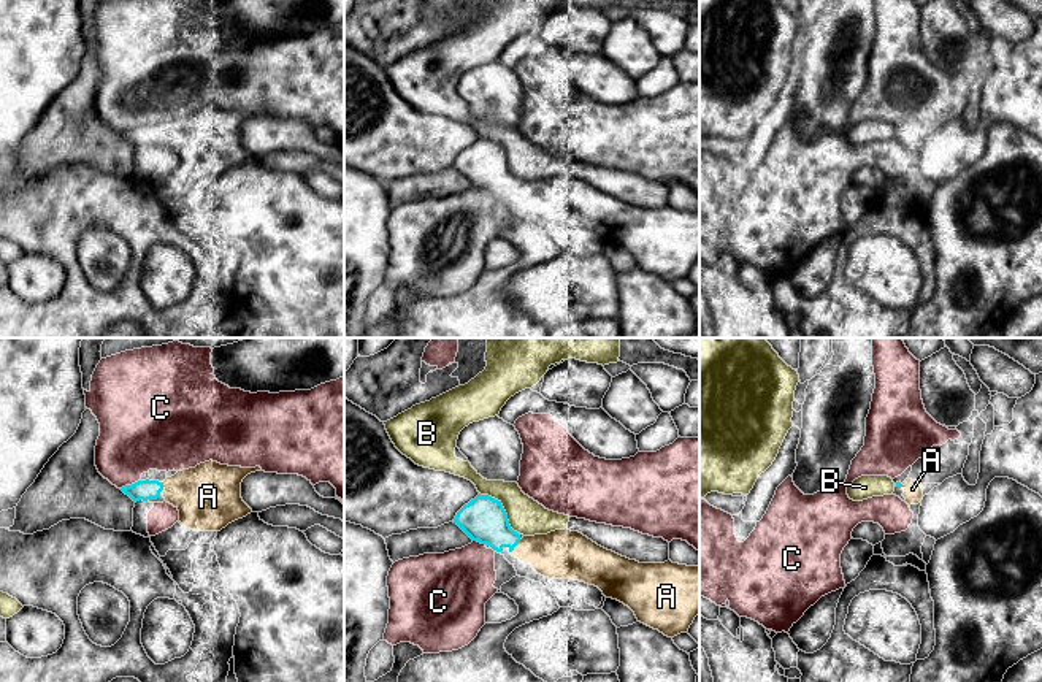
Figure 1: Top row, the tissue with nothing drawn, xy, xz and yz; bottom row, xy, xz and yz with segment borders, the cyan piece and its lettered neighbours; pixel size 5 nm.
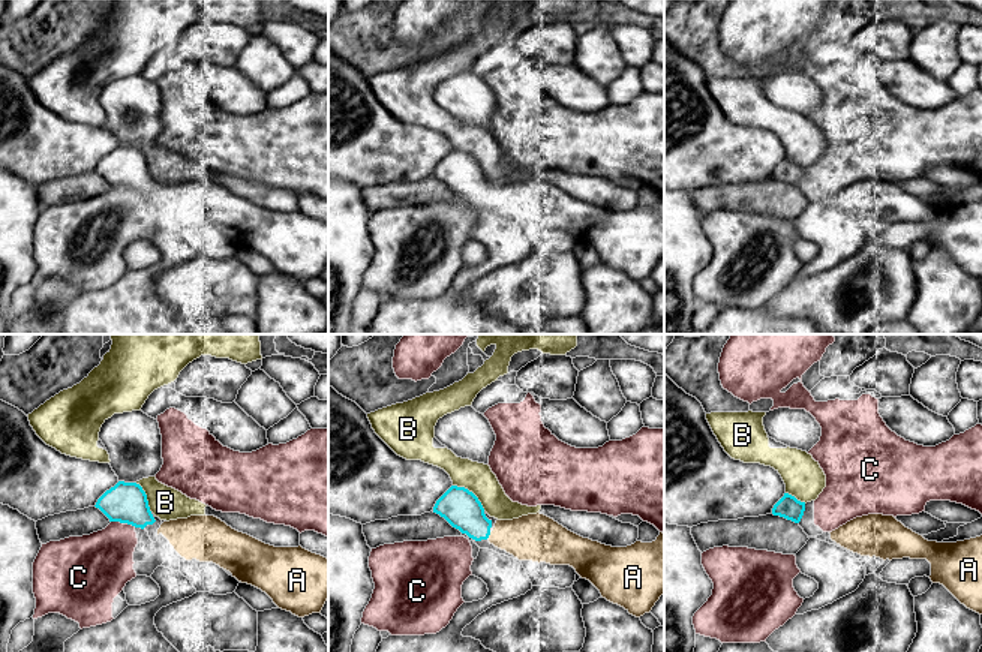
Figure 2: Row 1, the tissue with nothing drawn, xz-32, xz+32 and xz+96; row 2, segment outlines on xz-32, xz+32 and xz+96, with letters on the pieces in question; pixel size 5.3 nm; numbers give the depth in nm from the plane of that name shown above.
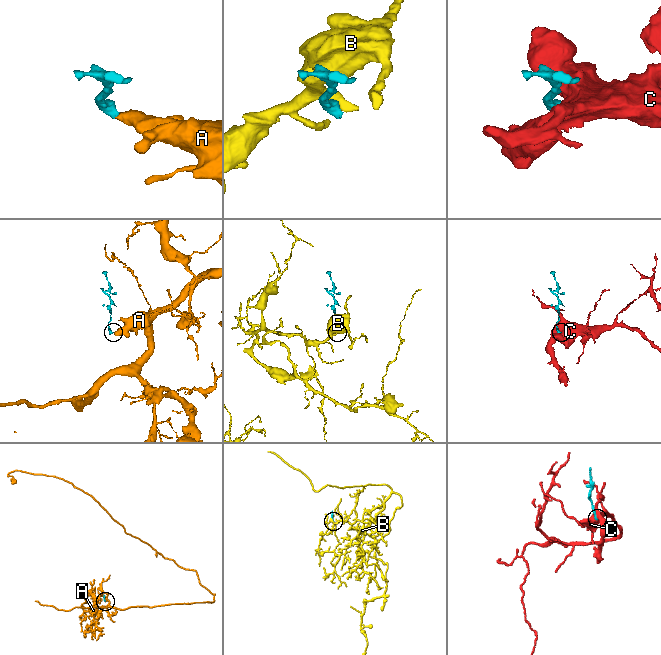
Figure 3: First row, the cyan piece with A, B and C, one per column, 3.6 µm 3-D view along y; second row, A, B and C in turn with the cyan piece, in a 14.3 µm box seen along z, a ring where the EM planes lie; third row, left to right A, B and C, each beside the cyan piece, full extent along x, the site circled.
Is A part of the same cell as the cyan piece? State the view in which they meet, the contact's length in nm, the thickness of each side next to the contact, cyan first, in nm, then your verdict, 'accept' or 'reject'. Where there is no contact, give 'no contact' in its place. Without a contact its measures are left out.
xz | 90 nm | 220/260 nm | accept

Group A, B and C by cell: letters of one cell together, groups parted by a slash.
A / B / C

